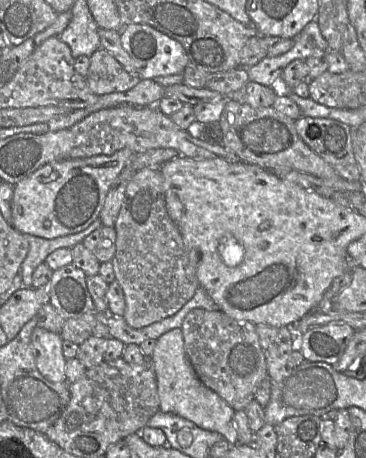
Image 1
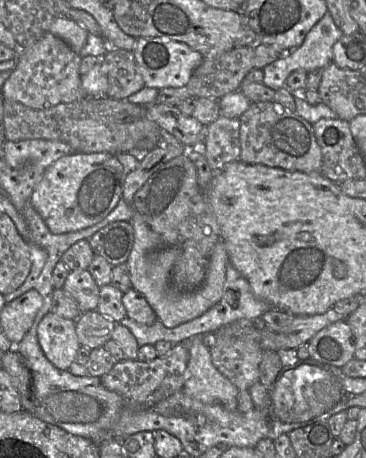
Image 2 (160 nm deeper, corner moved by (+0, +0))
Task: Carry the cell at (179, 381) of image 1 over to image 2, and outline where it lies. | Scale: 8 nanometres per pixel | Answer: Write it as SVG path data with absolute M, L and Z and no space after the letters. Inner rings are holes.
M197 335L181 343L189 351L182 390L202 403L220 404L229 410L237 410L240 390L214 366L202 336Z

